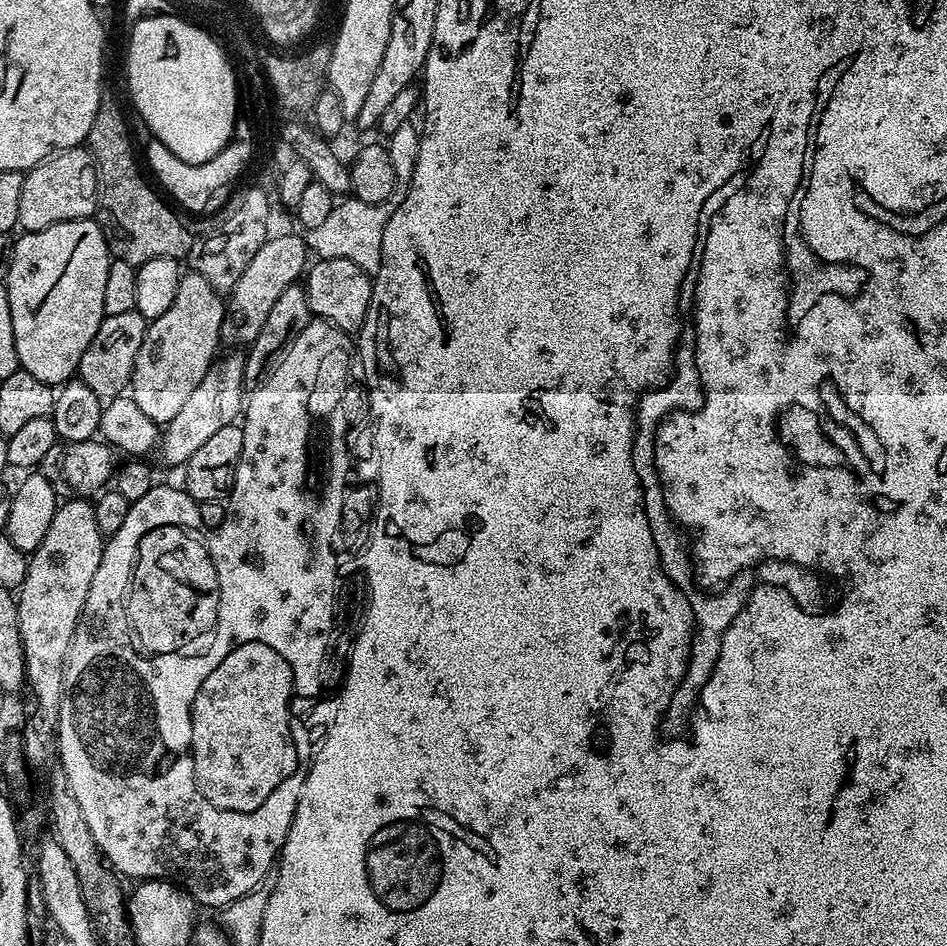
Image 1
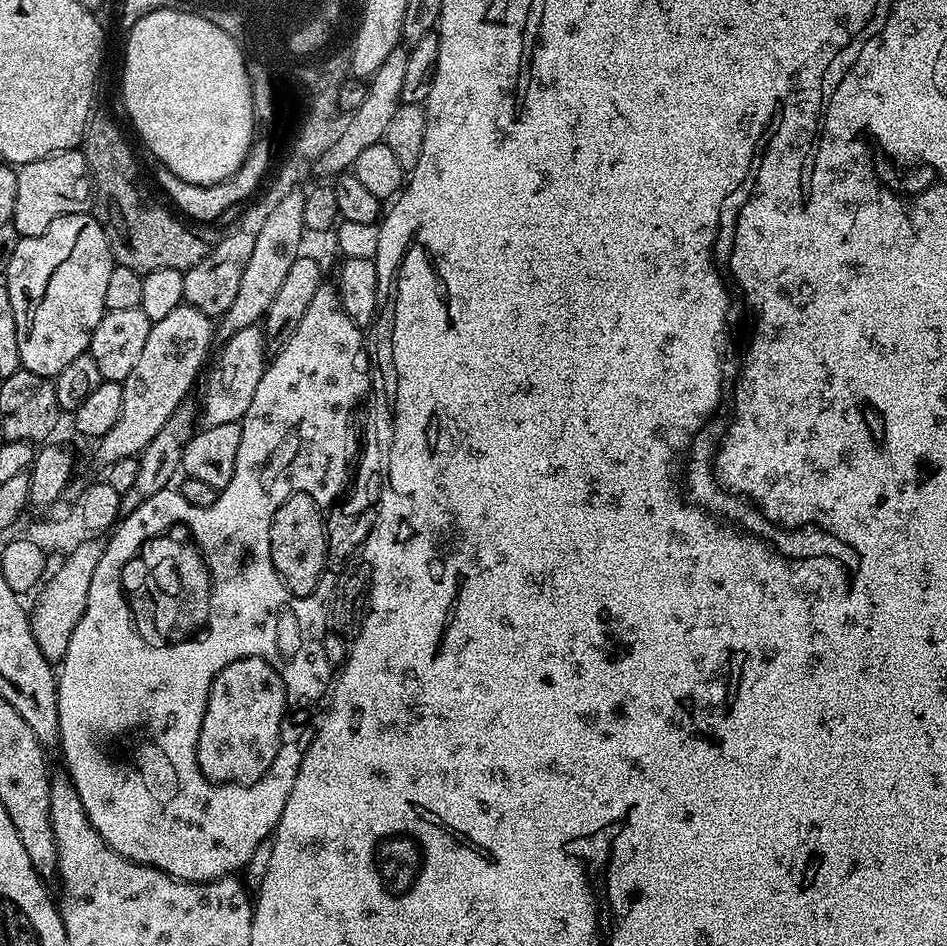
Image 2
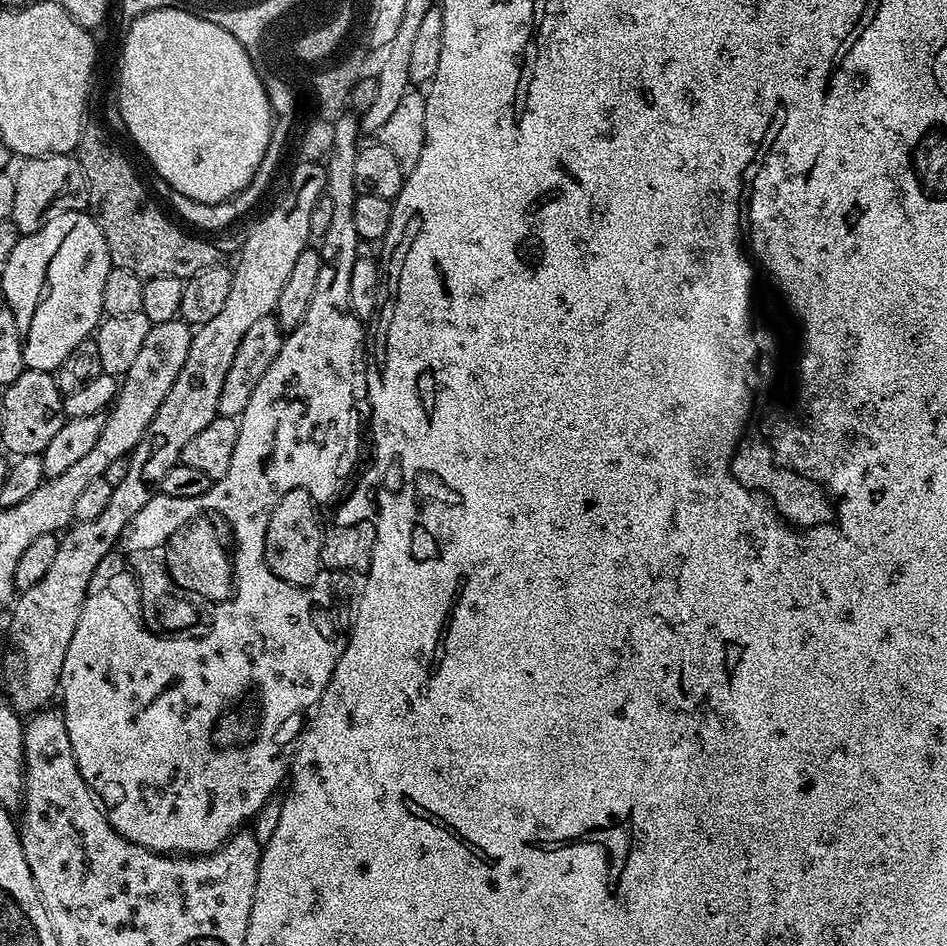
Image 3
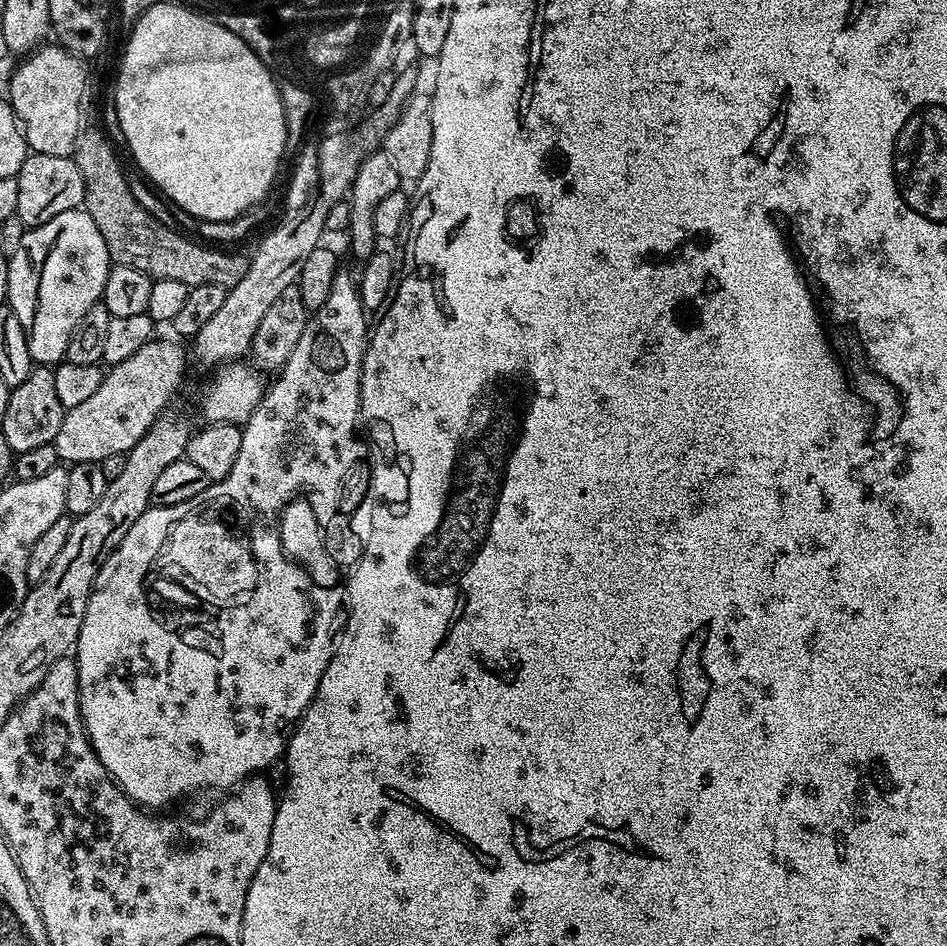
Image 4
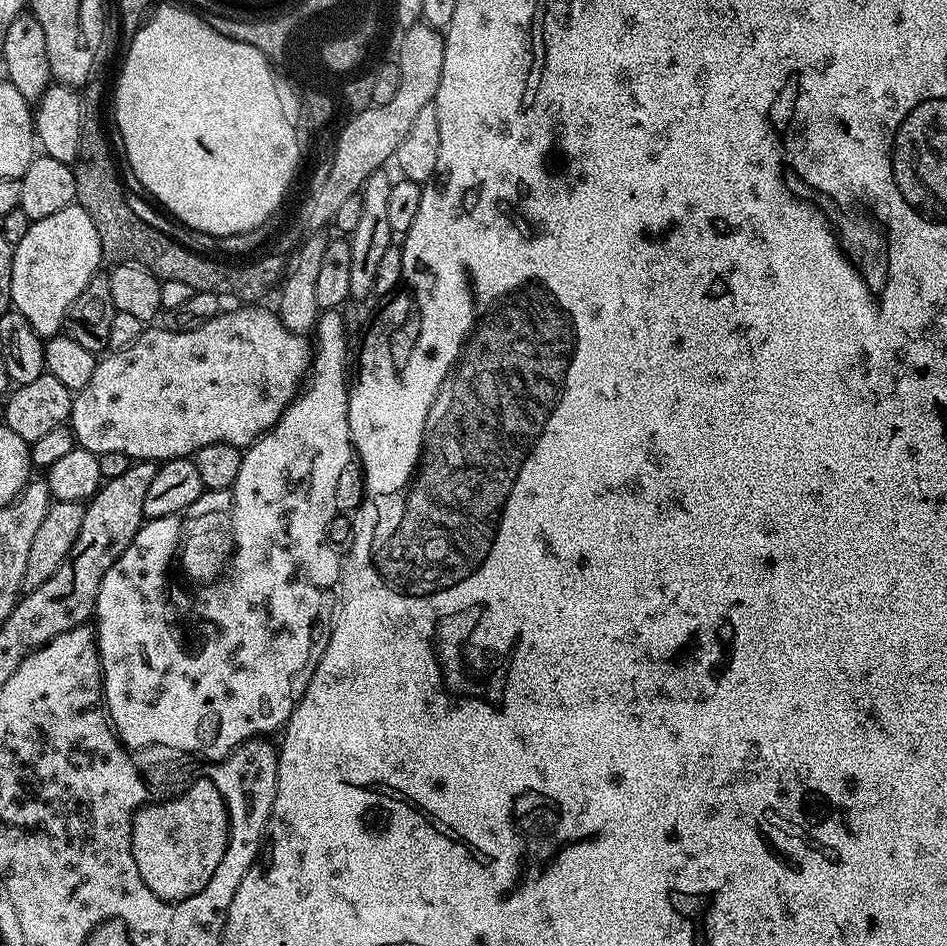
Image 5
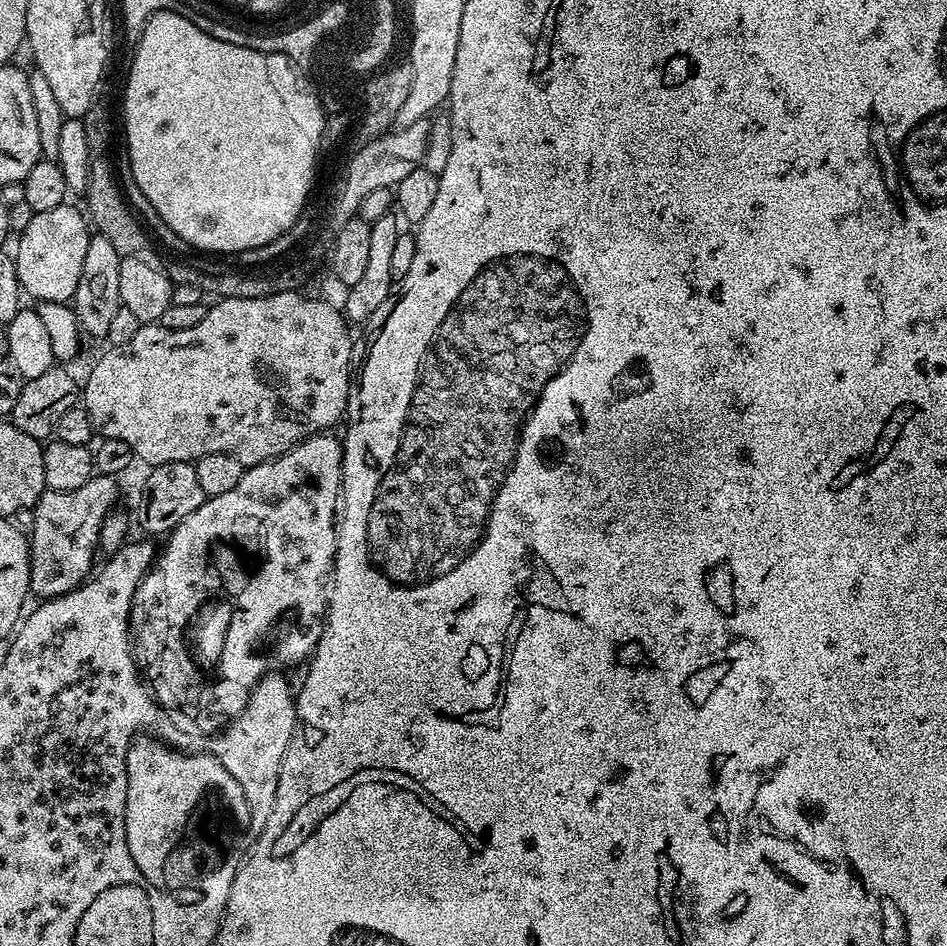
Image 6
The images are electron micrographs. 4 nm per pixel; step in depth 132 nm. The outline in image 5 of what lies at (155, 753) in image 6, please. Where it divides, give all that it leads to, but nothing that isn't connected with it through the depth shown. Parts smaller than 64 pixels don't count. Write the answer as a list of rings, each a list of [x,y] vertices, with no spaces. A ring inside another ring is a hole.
[[[211,778],[205,780],[196,780],[188,789],[181,791],[179,794],[171,798],[162,799],[156,808],[148,808],[140,813],[139,820],[136,821],[136,833],[132,841],[132,853],[134,854],[134,862],[138,874],[142,875],[144,866],[148,866],[148,856],[144,856],[144,852],[154,854],[154,858],[164,858],[168,862],[164,862],[164,866],[160,870],[170,872],[172,878],[168,878],[168,884],[172,886],[164,886],[158,890],[164,890],[168,894],[168,902],[172,902],[172,894],[182,894],[182,900],[190,898],[194,894],[204,888],[206,882],[210,882],[210,878],[216,870],[218,870],[218,862],[222,860],[222,853],[218,852],[218,846],[222,850],[226,850],[230,837],[230,808],[226,803],[223,794],[218,790],[218,786],[214,784]],[[194,822],[214,822],[214,832],[186,832],[186,824],[194,824]],[[204,836],[212,836],[222,838],[222,842],[214,842],[214,846],[200,842],[206,840]],[[176,844],[184,844],[184,846],[176,846]],[[178,848],[198,848],[196,852],[180,852]],[[190,856],[190,860],[188,860]],[[180,858],[180,860],[178,860]]]

